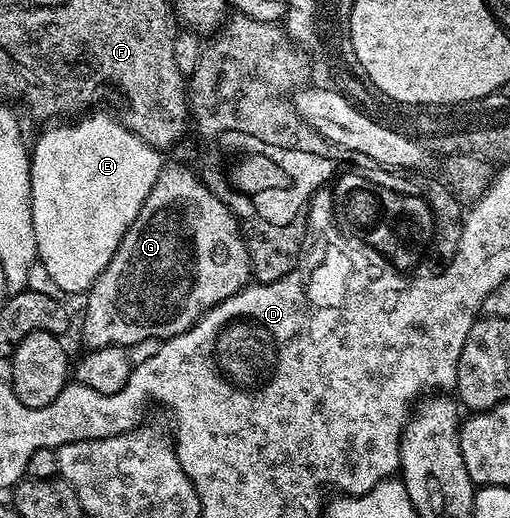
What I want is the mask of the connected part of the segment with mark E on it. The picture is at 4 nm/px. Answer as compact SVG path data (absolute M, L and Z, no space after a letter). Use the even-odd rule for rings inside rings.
M92 113L72 123L50 124L53 126L43 130L37 142L31 145L31 211L37 255L40 264L45 265L47 274L57 281L65 295L70 289L78 289L81 295L88 294L105 266L111 263L113 250L119 247L123 234L129 230L131 223L135 223L137 210L143 207L145 195L151 191L163 168L162 154L154 151L143 139L132 136L116 116Z

